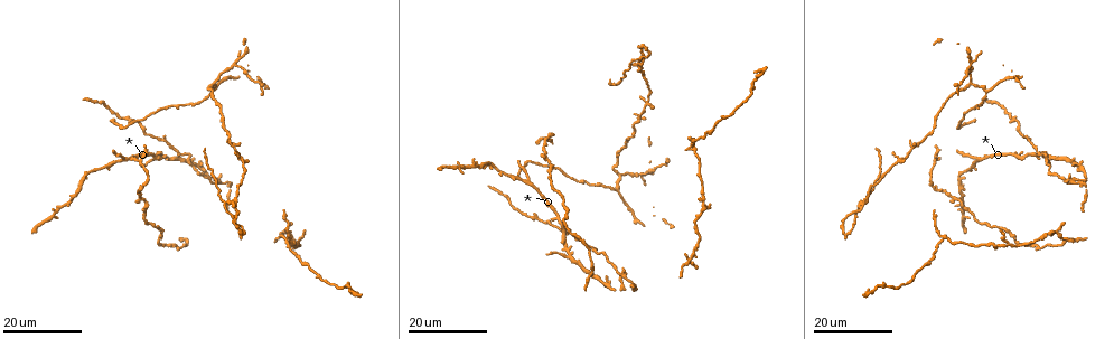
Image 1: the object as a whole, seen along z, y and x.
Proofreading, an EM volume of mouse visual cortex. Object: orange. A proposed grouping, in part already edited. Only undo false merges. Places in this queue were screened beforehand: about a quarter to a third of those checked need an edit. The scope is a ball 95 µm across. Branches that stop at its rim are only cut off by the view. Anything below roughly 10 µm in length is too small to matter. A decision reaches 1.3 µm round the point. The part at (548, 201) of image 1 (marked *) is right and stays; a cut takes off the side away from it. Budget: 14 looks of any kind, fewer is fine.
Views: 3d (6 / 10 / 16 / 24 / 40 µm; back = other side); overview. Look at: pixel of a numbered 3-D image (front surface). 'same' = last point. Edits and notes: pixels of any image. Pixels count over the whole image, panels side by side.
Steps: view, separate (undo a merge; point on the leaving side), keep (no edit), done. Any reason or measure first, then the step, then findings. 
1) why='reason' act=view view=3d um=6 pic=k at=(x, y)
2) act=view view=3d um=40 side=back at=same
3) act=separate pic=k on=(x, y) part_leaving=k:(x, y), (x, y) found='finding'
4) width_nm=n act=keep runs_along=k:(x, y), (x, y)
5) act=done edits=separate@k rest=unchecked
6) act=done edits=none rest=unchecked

why='branch point' act=view view=3d um=24 pic=1 at=(216, 83)

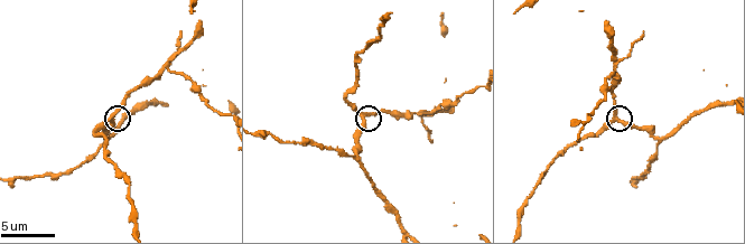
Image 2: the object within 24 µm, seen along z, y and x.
why='closer look' act=view view=3d um=6 pic=2 at=(108, 119)

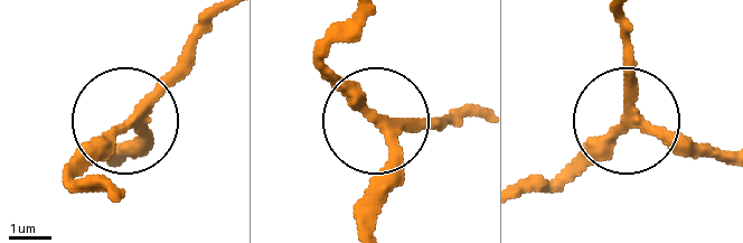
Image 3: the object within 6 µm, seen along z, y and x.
act=view view=3d um=6 side=back pic=3 at=(627, 120)

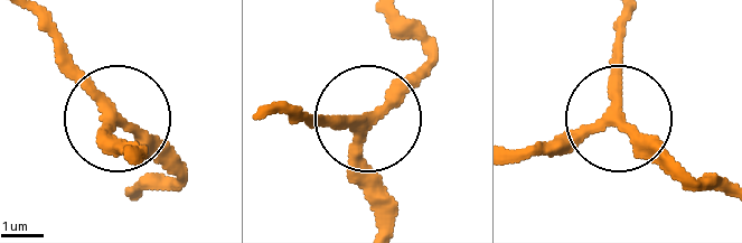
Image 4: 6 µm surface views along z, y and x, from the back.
width_nm=230 act=keep runs_along=4:(515, 161), (569, 151), (618, 119), (621, 29) found='all the same neuron'

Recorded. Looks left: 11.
why='small branch off a trunk' act=view view=3d um=10 pic=2 at=(168, 68)

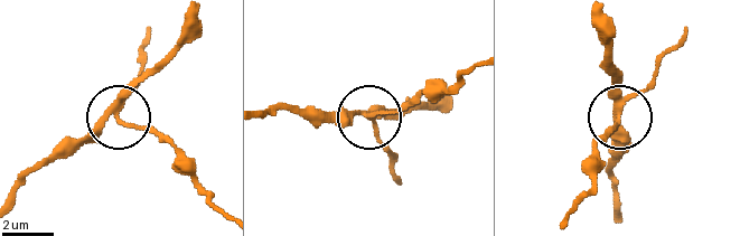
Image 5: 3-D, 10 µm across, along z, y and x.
act=separate pic=5 on=(149, 130) part_leaving=5:(115, 107), (129, 122), (155, 131), (179, 169), (225, 210) found='a second neuron is stuck on'

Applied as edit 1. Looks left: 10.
act=view view=overview

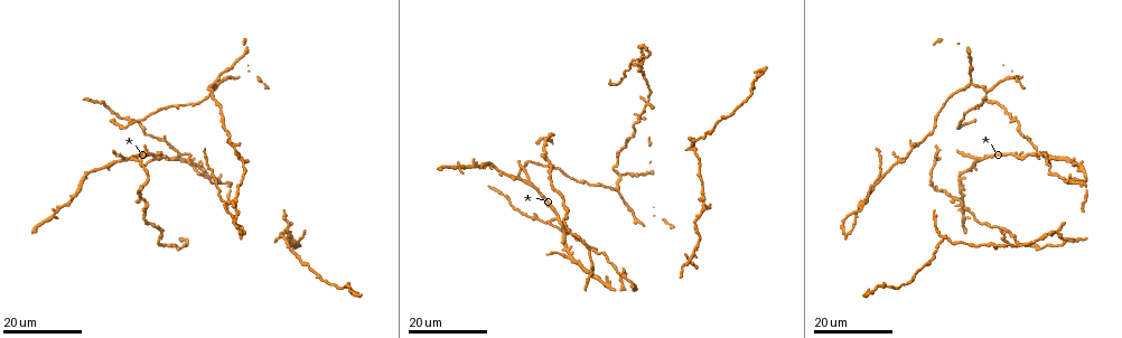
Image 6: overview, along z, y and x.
why='sudden change in width' act=view view=3d um=16 pic=6 at=(635, 123)

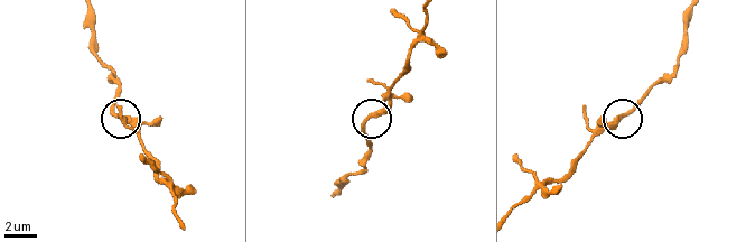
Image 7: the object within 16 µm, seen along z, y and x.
why='zoom in' act=view view=3d um=6 pic=7 at=(373, 115)

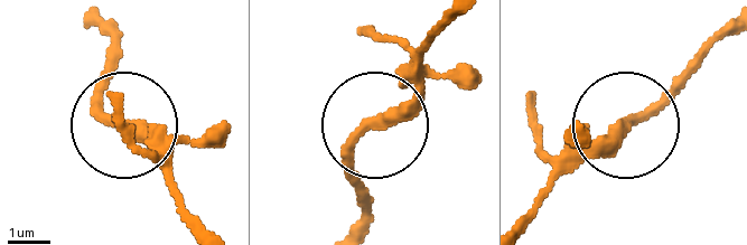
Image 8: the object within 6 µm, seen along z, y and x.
act=keep runs_along=8:(353, 228), (356, 143), (392, 111), (431, 39) found='continuous, no second neuron'

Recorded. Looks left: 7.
why='calibre changes' act=view view=3d um=16 pic=6 at=(242, 160)

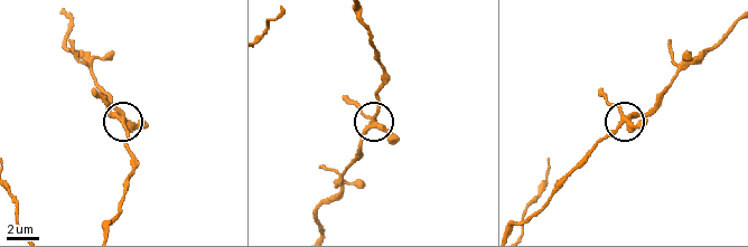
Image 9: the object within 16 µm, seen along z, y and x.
why='closer look' act=view view=3d um=10 pic=9 at=(126, 126)

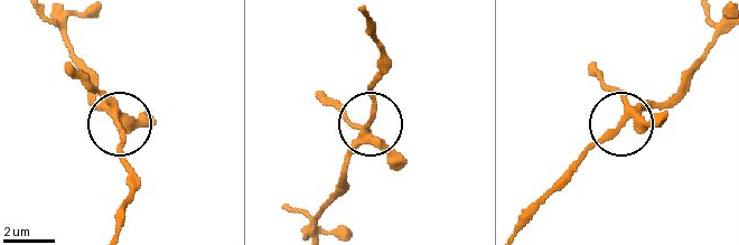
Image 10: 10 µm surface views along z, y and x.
act=keep runs_along=10:(726, 28), (667, 99), (642, 107), (609, 131), (561, 180) found='all the same neuron'

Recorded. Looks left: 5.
why='four or more arms meet' act=view view=3d um=16 pic=6 at=(694, 148)

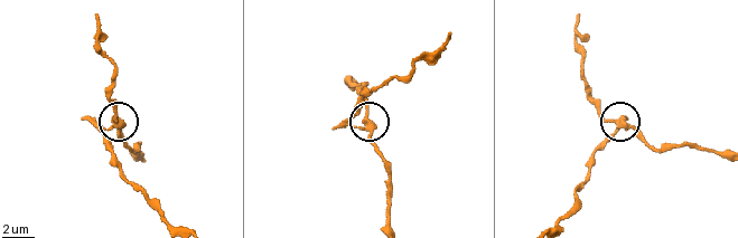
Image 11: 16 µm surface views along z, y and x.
act=view view=3d um=6 pic=11 at=(360, 128)

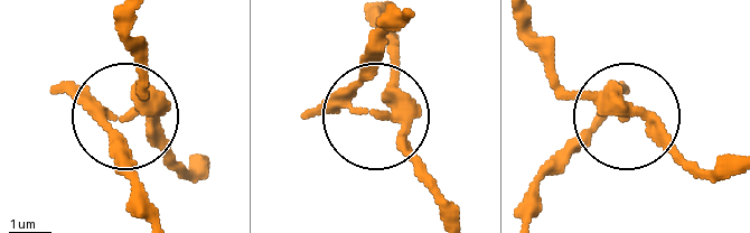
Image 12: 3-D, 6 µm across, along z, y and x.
arms=4 act=separate pic=12 on=(73, 92) found='a second neuron is stuck on'

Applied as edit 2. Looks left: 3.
act=view view=overview

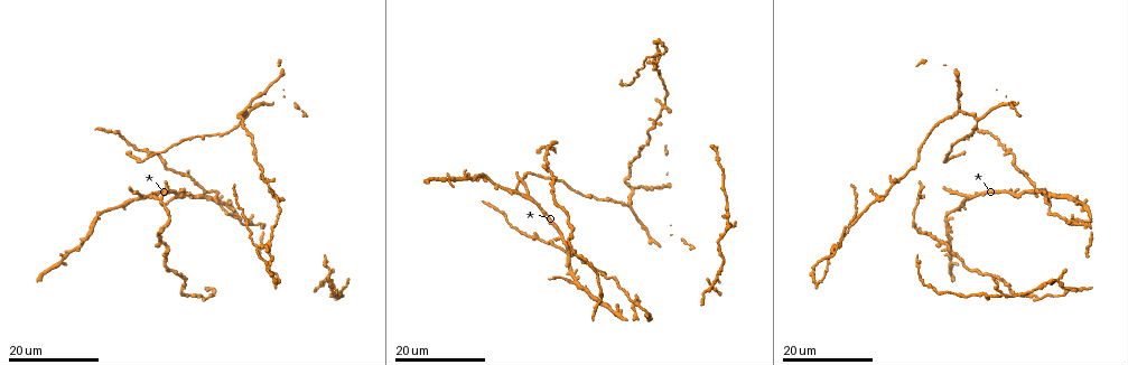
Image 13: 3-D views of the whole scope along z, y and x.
why='arms part here' act=view view=3d um=16 pic=13 at=(977, 118)

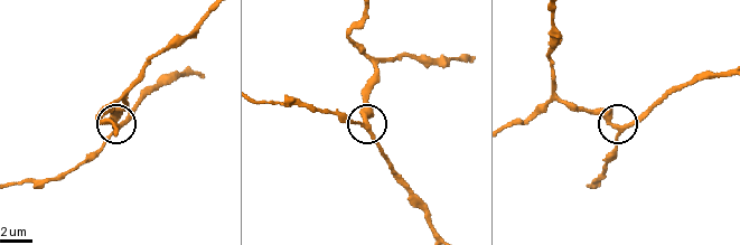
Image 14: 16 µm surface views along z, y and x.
act=view view=3d um=10 pic=14 at=(620, 125)

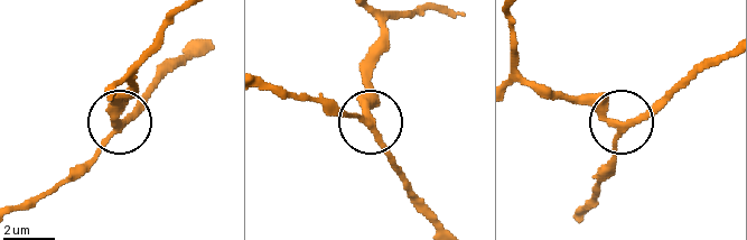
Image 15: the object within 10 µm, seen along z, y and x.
width_nm=290 act=keep found='all the same neuron'

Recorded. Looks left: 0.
act=done edits=separate@5,separate@12 rest=unchecked

